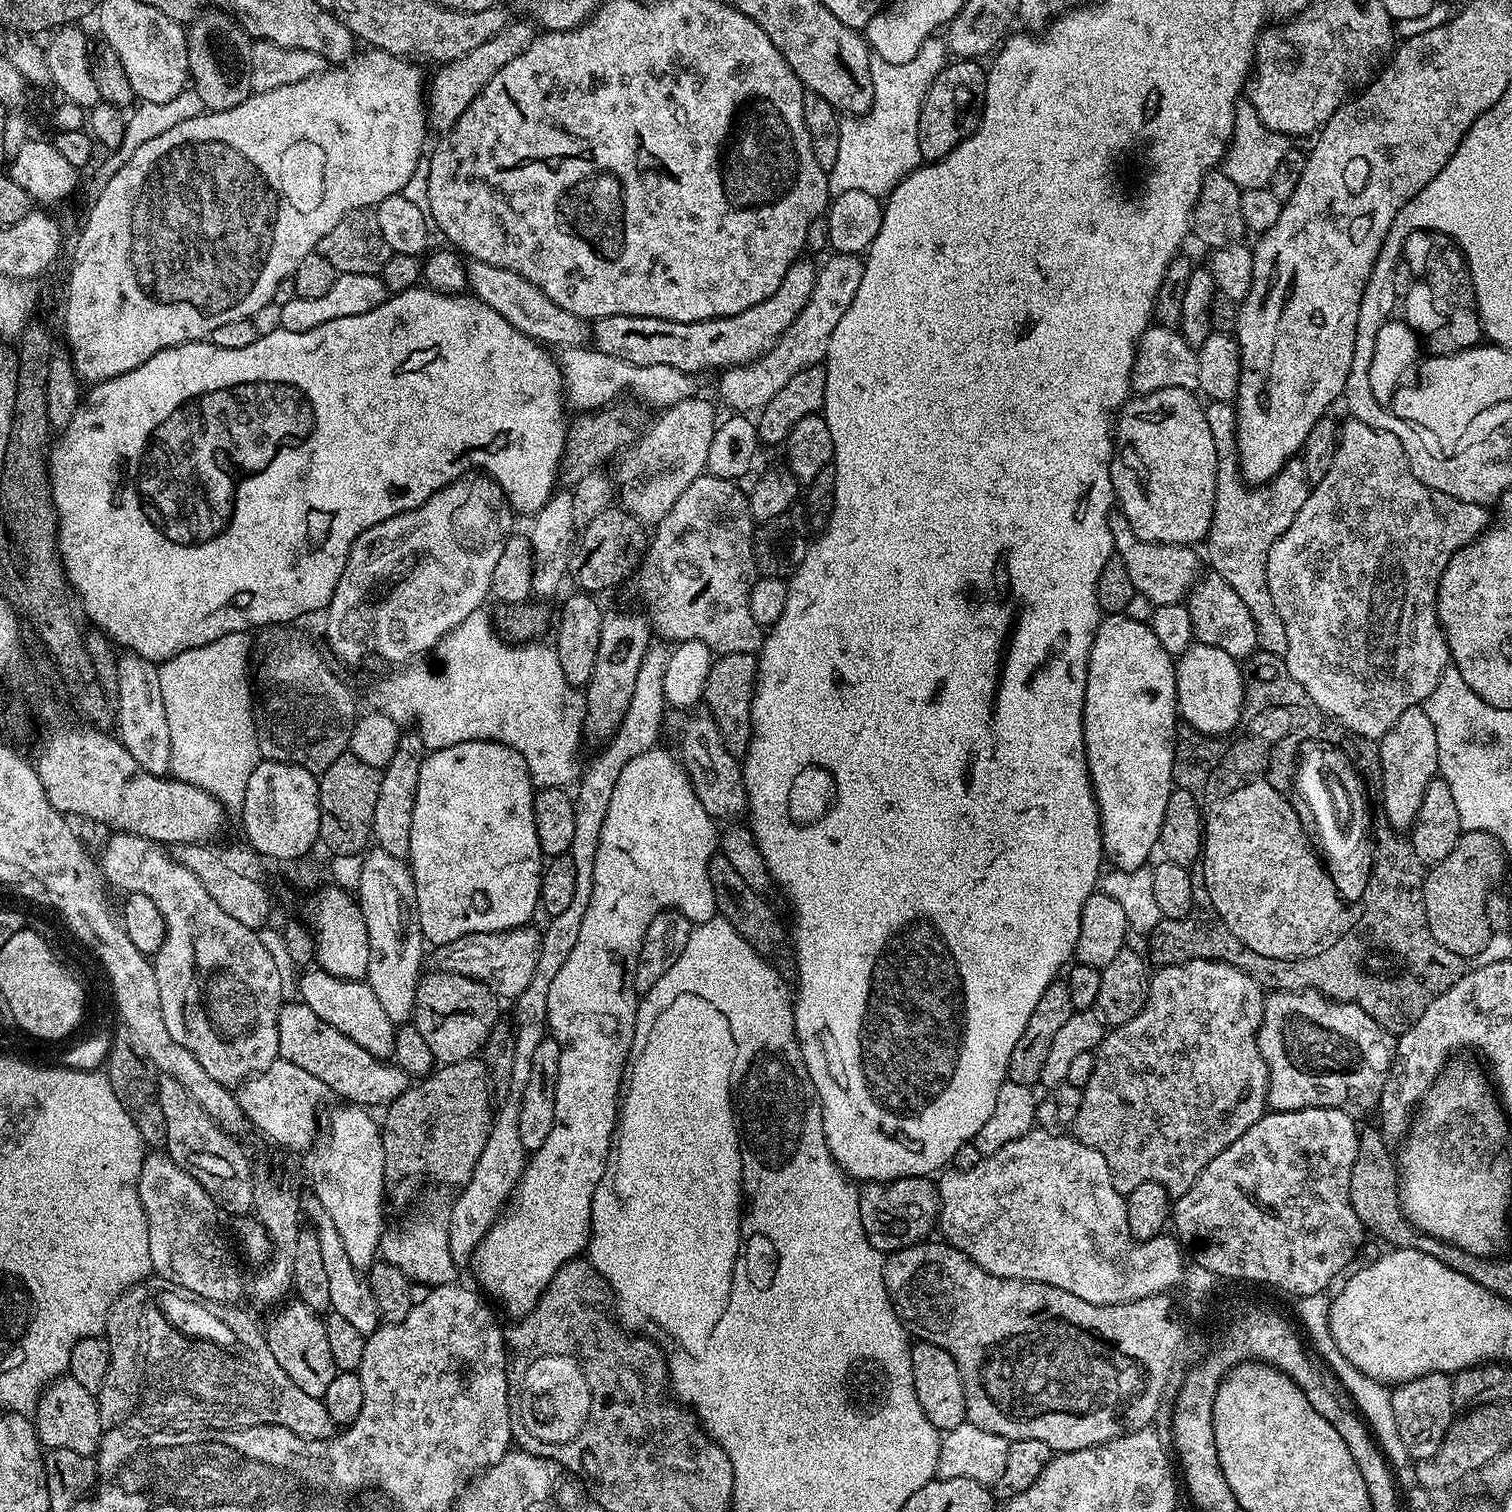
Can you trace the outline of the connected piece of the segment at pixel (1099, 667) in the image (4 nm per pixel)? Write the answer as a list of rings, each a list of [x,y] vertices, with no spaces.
[[[1108,614],[1103,617],[1096,631],[1096,637],[1088,659],[1086,674],[1086,694],[1084,695],[1084,753],[1088,759],[1088,777],[1092,779],[1092,793],[1096,796],[1096,808],[1100,812],[1100,837],[1104,843],[1104,855],[1122,872],[1138,870],[1149,862],[1148,855],[1157,851],[1162,830],[1162,818],[1166,814],[1166,802],[1173,790],[1171,772],[1167,765],[1174,764],[1176,758],[1176,734],[1178,731],[1178,705],[1176,702],[1176,666],[1174,658],[1158,642],[1158,634],[1154,634],[1151,623],[1135,621],[1125,614]]]

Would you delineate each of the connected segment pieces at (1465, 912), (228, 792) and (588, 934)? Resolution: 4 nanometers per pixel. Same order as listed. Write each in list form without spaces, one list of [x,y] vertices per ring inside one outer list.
[[[1461,831],[1458,842],[1442,862],[1431,865],[1424,877],[1424,912],[1430,934],[1454,954],[1471,958],[1493,939],[1494,933],[1486,916],[1490,897],[1488,887],[1495,876],[1504,872],[1506,853],[1503,846],[1488,832]]]
[[[231,632],[206,646],[186,650],[159,665],[162,706],[166,706],[166,726],[170,728],[171,775],[184,784],[206,790],[229,813],[239,813],[246,798],[246,782],[258,763],[256,721],[252,688],[248,685],[248,655],[252,652],[251,635]]]
[[[657,746],[638,754],[638,758],[630,758],[626,766],[622,766],[622,774],[618,774],[618,782],[614,786],[614,794],[610,794],[610,806],[606,806],[606,818],[602,822],[602,838],[598,838],[598,854],[594,854],[594,878],[592,879],[592,897],[586,906],[586,914],[582,918],[582,926],[578,929],[578,942],[574,942],[574,950],[570,950],[570,958],[562,962],[562,970],[550,982],[550,994],[546,998],[548,1011],[547,1031],[551,1039],[558,1042],[560,1057],[556,1063],[556,1093],[554,1094],[554,1126],[550,1130],[550,1138],[542,1142],[536,1152],[527,1157],[524,1174],[518,1185],[518,1195],[511,1201],[510,1207],[496,1217],[490,1230],[480,1240],[480,1245],[472,1252],[470,1269],[480,1279],[479,1287],[485,1293],[489,1292],[498,1303],[504,1307],[504,1312],[513,1318],[529,1316],[536,1308],[538,1298],[548,1289],[548,1283],[558,1274],[560,1267],[567,1260],[577,1259],[587,1249],[588,1240],[592,1237],[592,1203],[594,1190],[598,1190],[598,1182],[602,1182],[602,1174],[608,1165],[608,1154],[614,1143],[618,1105],[622,1099],[622,1081],[626,1076],[626,1065],[632,1055],[634,1042],[634,1026],[636,1025],[636,1006],[638,993],[634,986],[638,954],[642,942],[646,938],[646,930],[650,930],[650,922],[661,910],[667,909],[671,900],[700,900],[701,921],[711,920],[717,915],[714,890],[708,877],[708,863],[718,848],[718,828],[715,828],[714,818],[698,802],[698,794],[694,794],[694,786],[686,774],[684,765],[675,755],[672,756],[663,746]]]

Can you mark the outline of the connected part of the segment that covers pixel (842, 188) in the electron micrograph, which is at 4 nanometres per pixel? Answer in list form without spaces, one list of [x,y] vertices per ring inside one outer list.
[[[936,39],[924,40],[918,54],[909,60],[888,62],[886,58],[873,55],[870,62],[870,78],[874,86],[872,105],[867,112],[840,122],[838,158],[828,173],[828,190],[833,197],[850,190],[887,197],[898,181],[921,167],[918,118],[934,78],[938,78],[946,63],[945,41]]]

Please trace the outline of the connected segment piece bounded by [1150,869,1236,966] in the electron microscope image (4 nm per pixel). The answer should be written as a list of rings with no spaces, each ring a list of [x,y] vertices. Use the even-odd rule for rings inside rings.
[[[1193,869],[1191,873],[1192,910],[1190,914],[1182,919],[1163,919],[1151,935],[1152,952],[1157,965],[1184,964],[1186,961],[1194,961],[1192,952],[1188,952],[1188,944],[1192,944],[1192,948],[1196,948],[1196,944],[1204,948],[1204,952],[1196,948],[1196,960],[1216,960],[1228,963],[1232,960],[1232,952],[1236,952],[1236,940],[1232,940],[1234,932],[1213,910],[1209,892],[1204,888],[1198,871]],[[1180,948],[1184,948],[1184,952],[1180,952]]]

